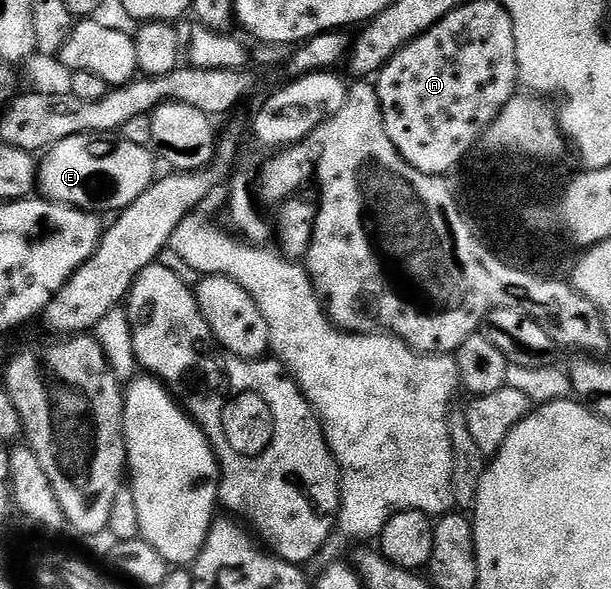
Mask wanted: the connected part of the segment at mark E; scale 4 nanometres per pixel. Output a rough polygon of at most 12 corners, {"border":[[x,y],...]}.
{"border":[[76,135],[44,152],[39,191],[116,213],[158,178],[149,147]]}

